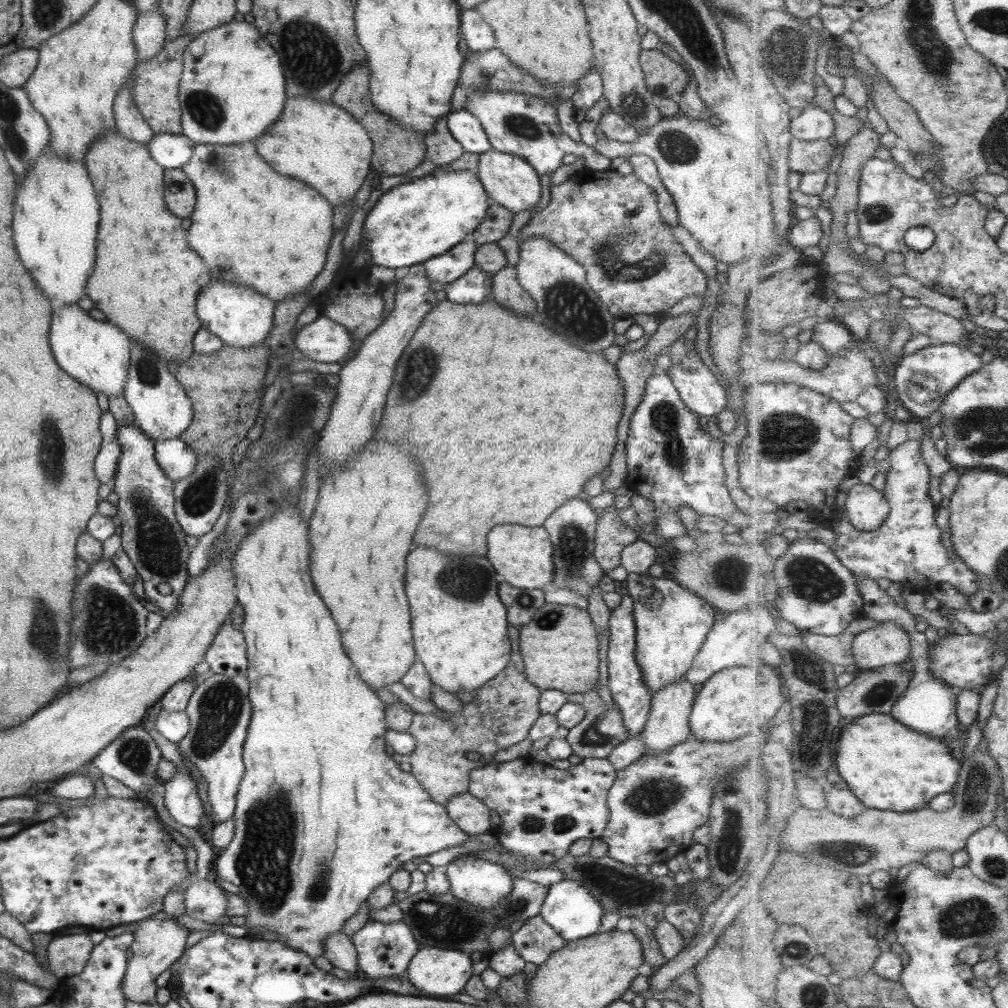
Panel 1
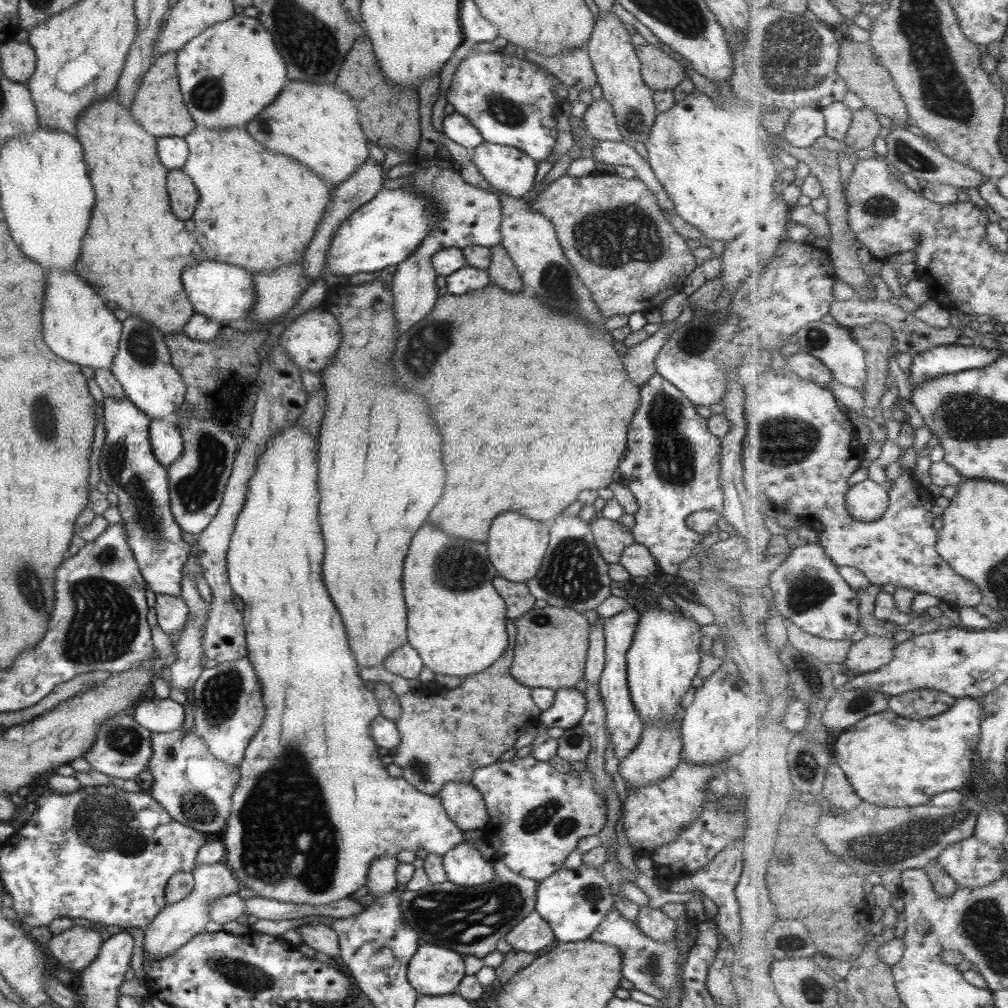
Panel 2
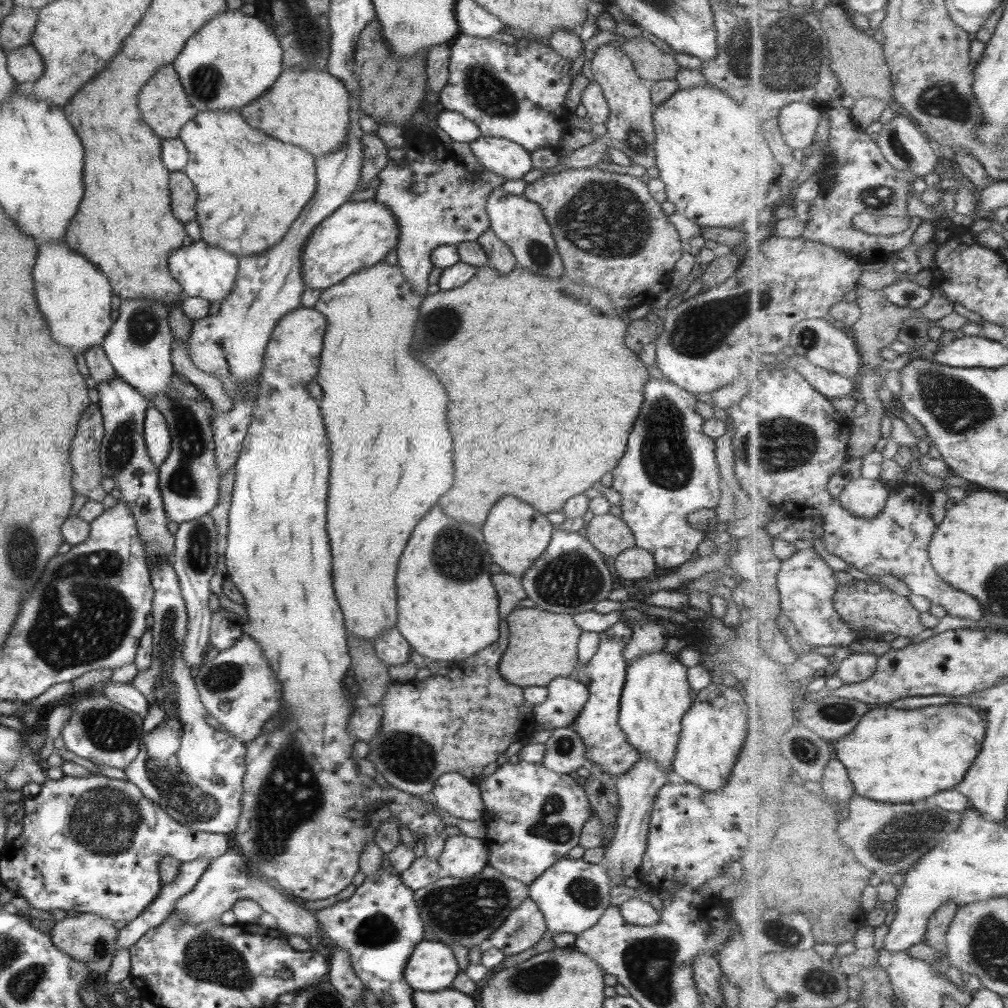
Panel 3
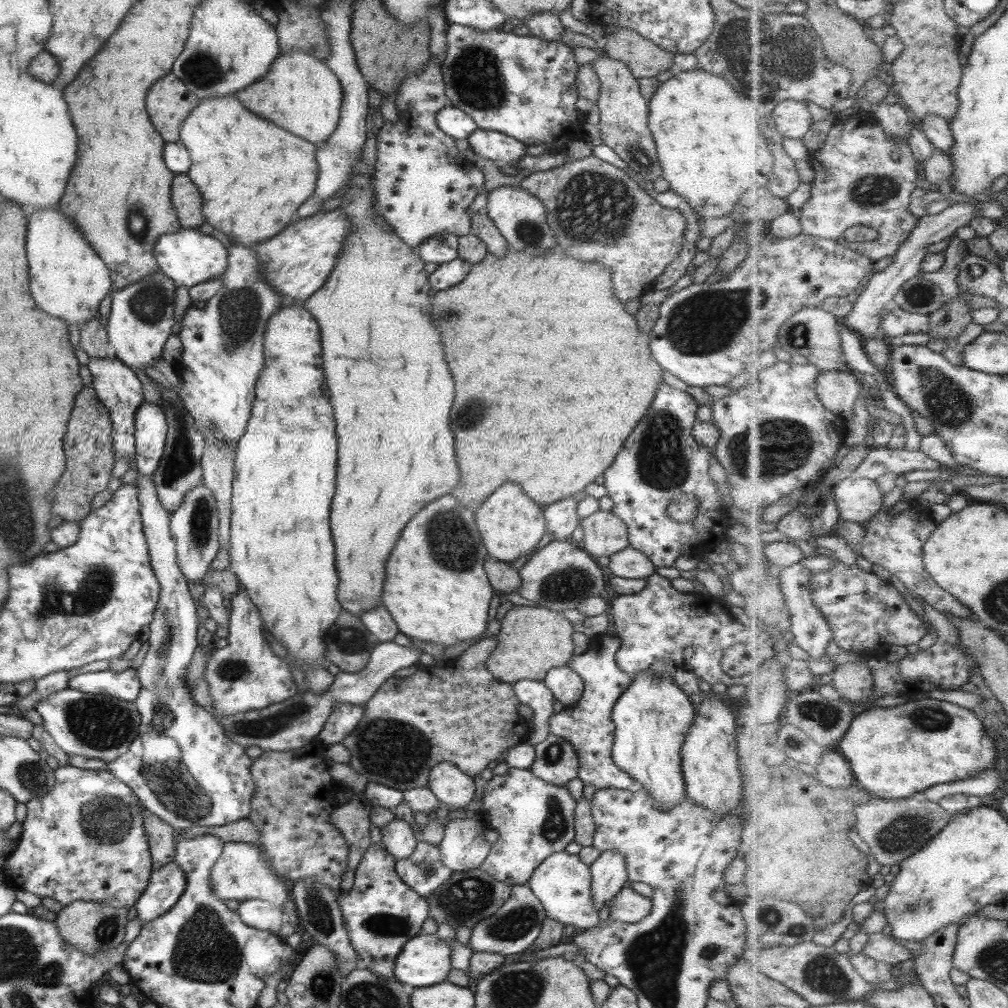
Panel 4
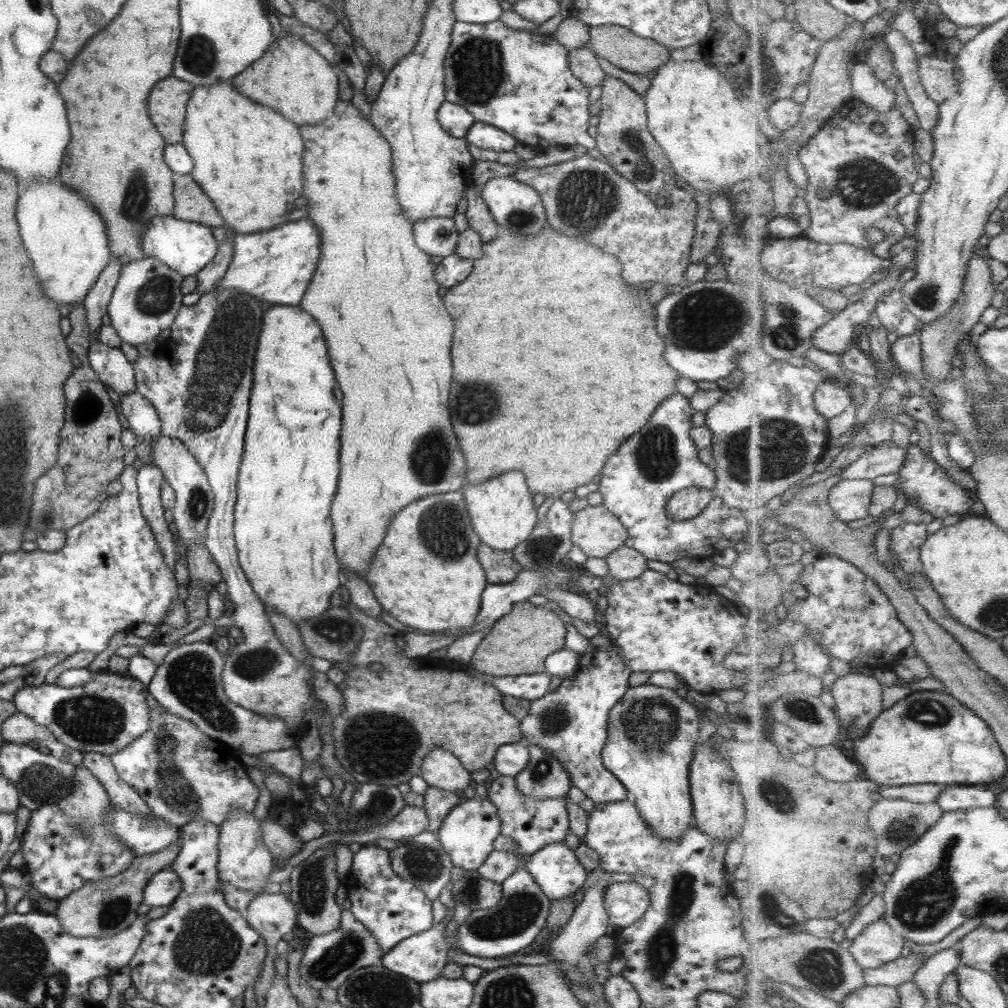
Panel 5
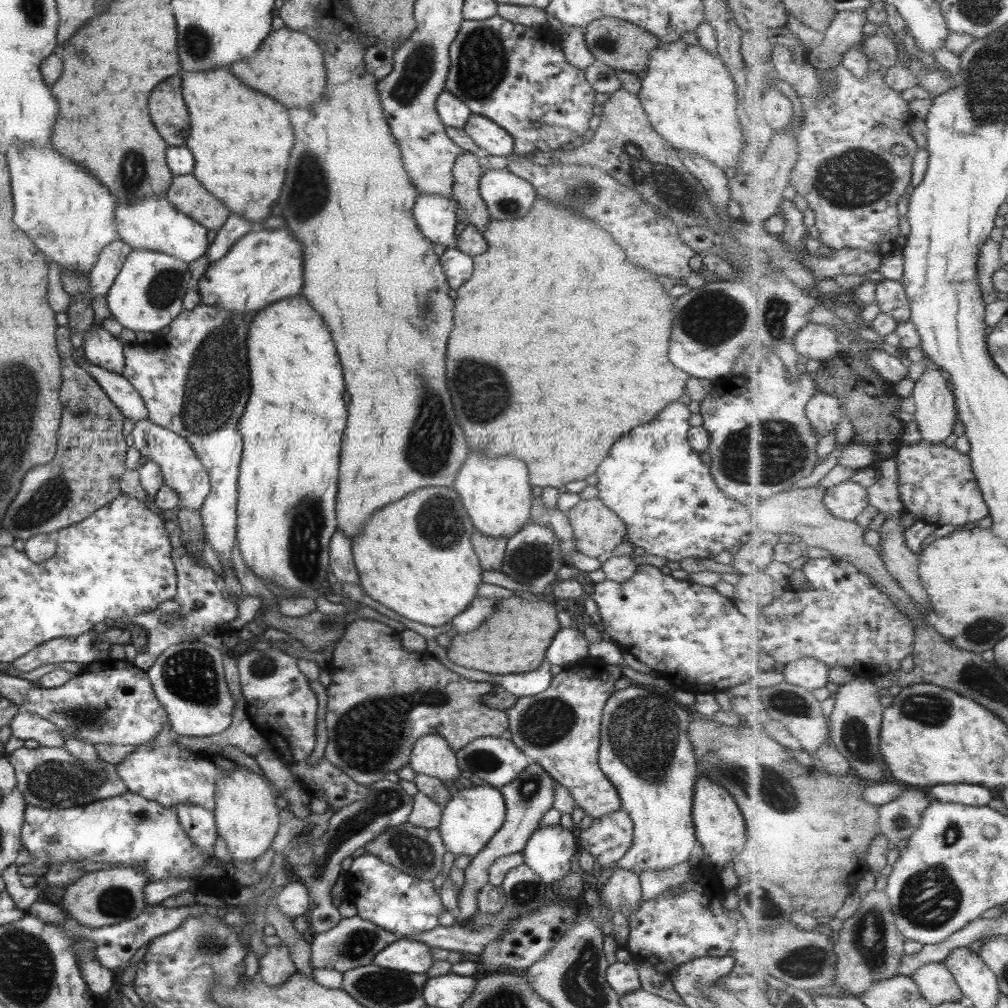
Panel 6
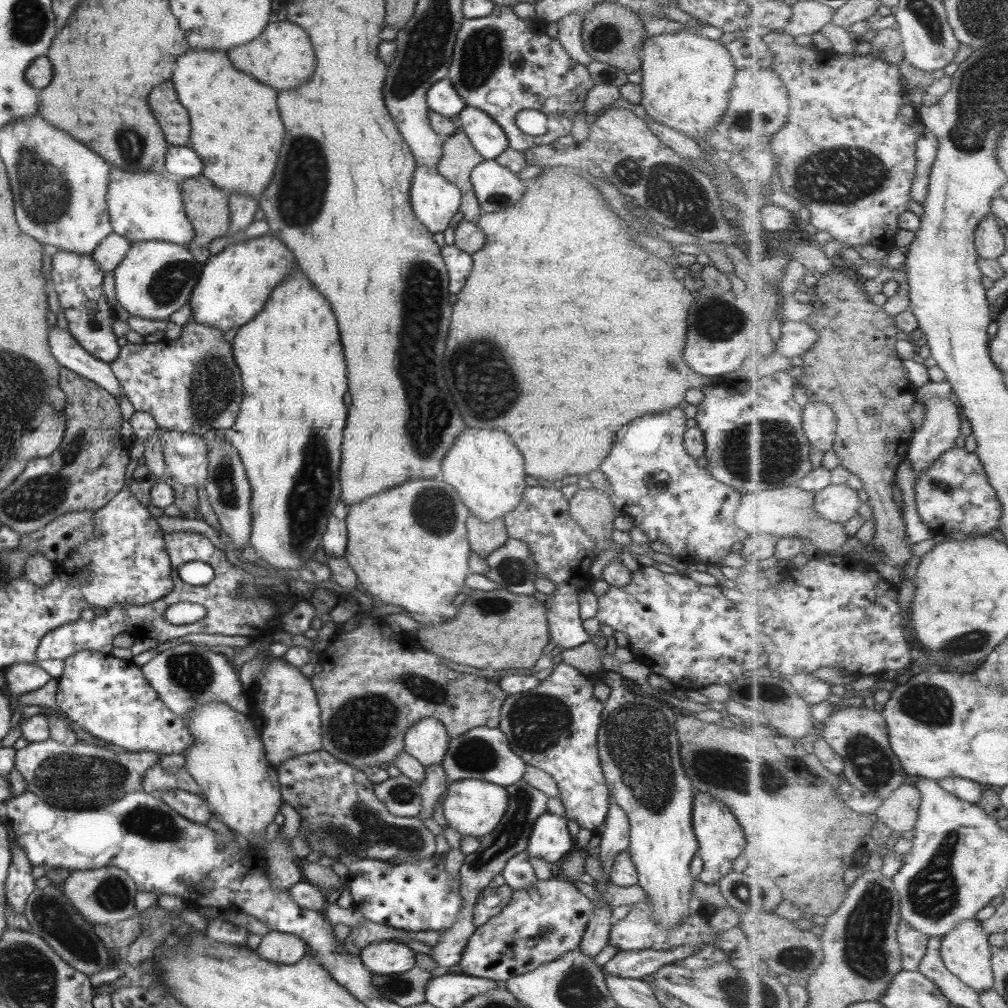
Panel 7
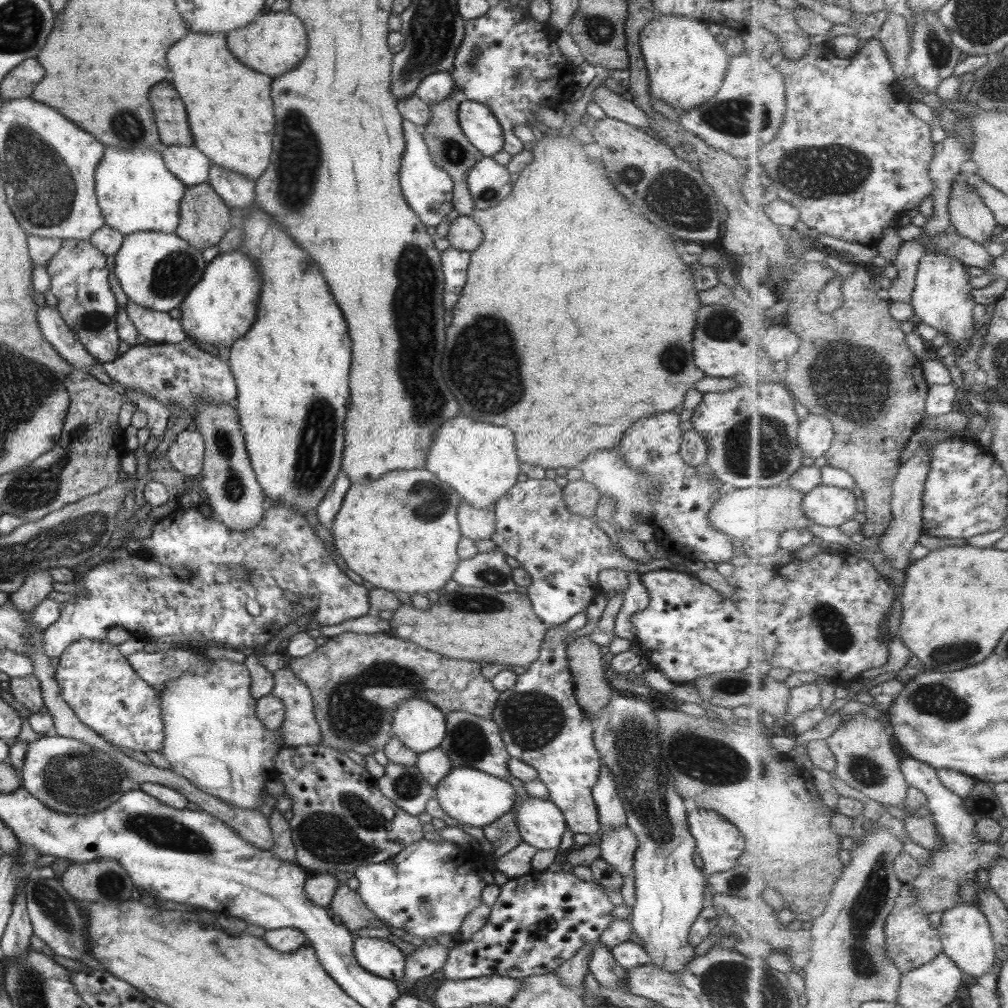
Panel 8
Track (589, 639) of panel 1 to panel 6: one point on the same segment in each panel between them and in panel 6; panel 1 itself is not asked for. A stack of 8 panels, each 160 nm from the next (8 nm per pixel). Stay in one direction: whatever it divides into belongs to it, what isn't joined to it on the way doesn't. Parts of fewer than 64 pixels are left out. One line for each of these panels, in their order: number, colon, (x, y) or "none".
2: (551, 643)
3: (541, 645)
4: (531, 640)
5: (518, 642)
6: (512, 639)

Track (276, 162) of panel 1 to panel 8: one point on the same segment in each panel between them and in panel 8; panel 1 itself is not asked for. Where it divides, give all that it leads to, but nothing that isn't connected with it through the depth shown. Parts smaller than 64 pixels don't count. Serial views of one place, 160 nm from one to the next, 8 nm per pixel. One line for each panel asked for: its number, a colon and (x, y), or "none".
2: (317, 125)
3: (309, 109)
4: (298, 93)
5: (290, 76)
6: (287, 66)
7: (280, 56)
8: (273, 43)

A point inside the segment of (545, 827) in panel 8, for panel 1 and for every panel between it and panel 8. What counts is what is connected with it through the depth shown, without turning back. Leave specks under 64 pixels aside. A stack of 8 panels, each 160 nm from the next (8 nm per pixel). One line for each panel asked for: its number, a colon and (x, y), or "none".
1: (568, 907)
2: (572, 902)
3: (572, 894)
4: (561, 882)
5: (554, 867)
6: (547, 852)
7: (548, 839)

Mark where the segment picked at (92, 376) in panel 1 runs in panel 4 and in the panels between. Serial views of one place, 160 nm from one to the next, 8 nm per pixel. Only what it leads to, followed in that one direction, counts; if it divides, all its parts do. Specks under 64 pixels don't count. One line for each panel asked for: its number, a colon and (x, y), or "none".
2: (77, 326)
3: (73, 295)
4: (67, 279)

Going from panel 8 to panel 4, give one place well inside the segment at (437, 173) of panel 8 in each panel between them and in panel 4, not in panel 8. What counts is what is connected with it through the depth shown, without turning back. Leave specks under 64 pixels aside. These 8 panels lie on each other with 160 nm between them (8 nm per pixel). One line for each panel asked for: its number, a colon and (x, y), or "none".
4: (441, 247)
5: (437, 236)
6: (434, 215)
7: (433, 199)

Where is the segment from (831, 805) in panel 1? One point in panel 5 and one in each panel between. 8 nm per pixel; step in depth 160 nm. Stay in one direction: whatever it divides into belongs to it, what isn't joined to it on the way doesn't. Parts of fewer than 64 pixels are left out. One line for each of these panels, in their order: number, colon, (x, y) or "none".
2: (838, 790)
3: (836, 783)
4: (835, 770)
5: (829, 761)

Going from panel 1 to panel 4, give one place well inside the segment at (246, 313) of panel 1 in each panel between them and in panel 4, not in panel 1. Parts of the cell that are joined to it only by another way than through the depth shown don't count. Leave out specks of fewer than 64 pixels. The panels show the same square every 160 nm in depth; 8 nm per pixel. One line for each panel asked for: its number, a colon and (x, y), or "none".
2: (217, 290)
3: (202, 270)
4: (187, 256)

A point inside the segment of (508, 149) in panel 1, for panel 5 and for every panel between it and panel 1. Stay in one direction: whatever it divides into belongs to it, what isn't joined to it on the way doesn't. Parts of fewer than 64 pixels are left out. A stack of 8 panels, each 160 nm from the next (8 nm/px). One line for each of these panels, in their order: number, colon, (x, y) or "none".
2: (511, 102)
3: (516, 92)
4: (522, 86)
5: (520, 83)

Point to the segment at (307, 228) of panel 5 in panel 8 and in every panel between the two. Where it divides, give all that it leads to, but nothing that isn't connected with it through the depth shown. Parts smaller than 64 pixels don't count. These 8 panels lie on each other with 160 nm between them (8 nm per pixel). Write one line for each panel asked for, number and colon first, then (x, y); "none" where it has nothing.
6: (263, 266)
7: (233, 285)
8: (218, 310)

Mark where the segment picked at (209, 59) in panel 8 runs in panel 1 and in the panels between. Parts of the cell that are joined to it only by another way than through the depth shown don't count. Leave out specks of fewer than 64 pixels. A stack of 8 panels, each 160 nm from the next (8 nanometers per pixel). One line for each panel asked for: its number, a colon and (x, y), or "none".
1: (251, 226)
2: (257, 210)
3: (249, 187)
4: (251, 175)
5: (246, 158)
6: (240, 140)
7: (235, 130)

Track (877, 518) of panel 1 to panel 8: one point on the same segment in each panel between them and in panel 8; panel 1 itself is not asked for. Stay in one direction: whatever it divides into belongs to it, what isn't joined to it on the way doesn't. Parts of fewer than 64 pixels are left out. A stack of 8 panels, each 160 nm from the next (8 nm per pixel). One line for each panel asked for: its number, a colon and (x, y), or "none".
2: (867, 501)
3: (866, 498)
4: (859, 499)
5: (851, 499)
6: (848, 500)
7: (839, 503)
8: (829, 506)

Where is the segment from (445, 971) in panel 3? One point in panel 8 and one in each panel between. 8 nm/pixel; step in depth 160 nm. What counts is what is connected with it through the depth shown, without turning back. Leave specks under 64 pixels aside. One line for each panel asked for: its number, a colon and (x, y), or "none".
4: (424, 960)
5: (421, 957)
6: (405, 955)
7: (388, 957)
8: (376, 956)

